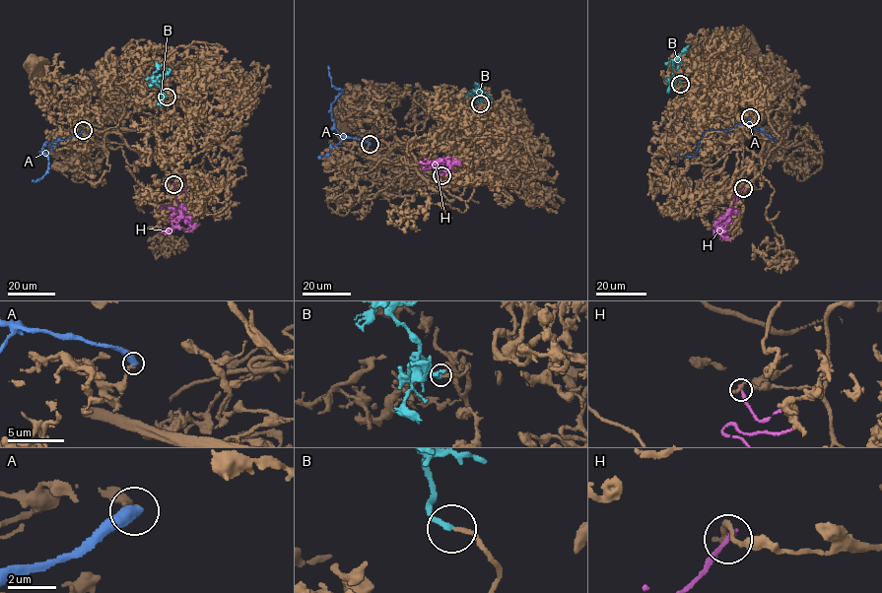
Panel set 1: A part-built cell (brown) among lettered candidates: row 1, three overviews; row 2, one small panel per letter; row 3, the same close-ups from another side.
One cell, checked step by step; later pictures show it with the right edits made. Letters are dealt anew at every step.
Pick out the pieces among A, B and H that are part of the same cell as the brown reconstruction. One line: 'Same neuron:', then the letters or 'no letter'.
Same neuron: B

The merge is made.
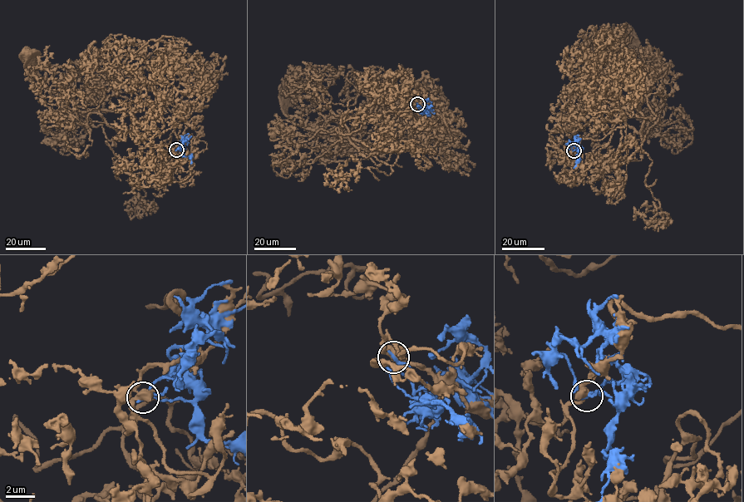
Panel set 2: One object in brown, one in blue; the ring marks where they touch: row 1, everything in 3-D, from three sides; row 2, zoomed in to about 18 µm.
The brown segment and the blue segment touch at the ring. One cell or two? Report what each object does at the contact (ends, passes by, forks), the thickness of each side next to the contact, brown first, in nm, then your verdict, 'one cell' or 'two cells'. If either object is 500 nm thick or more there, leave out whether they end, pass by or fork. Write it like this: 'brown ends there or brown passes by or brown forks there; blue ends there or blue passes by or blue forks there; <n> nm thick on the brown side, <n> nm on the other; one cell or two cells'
brown forks there; blue forks there; 400 nm thick on the brown side, 160 nm on the other; two cells

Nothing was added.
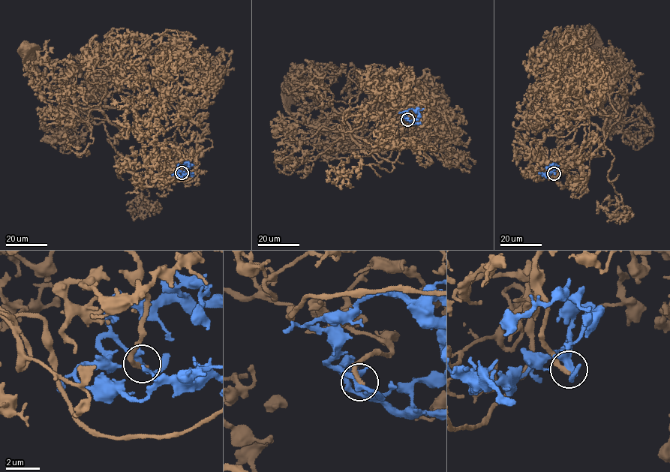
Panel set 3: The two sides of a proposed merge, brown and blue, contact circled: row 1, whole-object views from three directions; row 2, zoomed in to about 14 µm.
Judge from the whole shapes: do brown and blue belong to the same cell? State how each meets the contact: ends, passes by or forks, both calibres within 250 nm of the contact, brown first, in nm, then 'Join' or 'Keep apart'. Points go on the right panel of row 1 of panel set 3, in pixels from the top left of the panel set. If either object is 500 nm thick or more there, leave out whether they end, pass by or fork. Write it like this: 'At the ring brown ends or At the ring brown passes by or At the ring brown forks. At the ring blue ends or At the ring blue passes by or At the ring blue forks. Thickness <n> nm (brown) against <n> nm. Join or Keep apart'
At the ring brown ends. At the ring blue forks. Thickness 280 nm (brown) against 280 nm. Join

